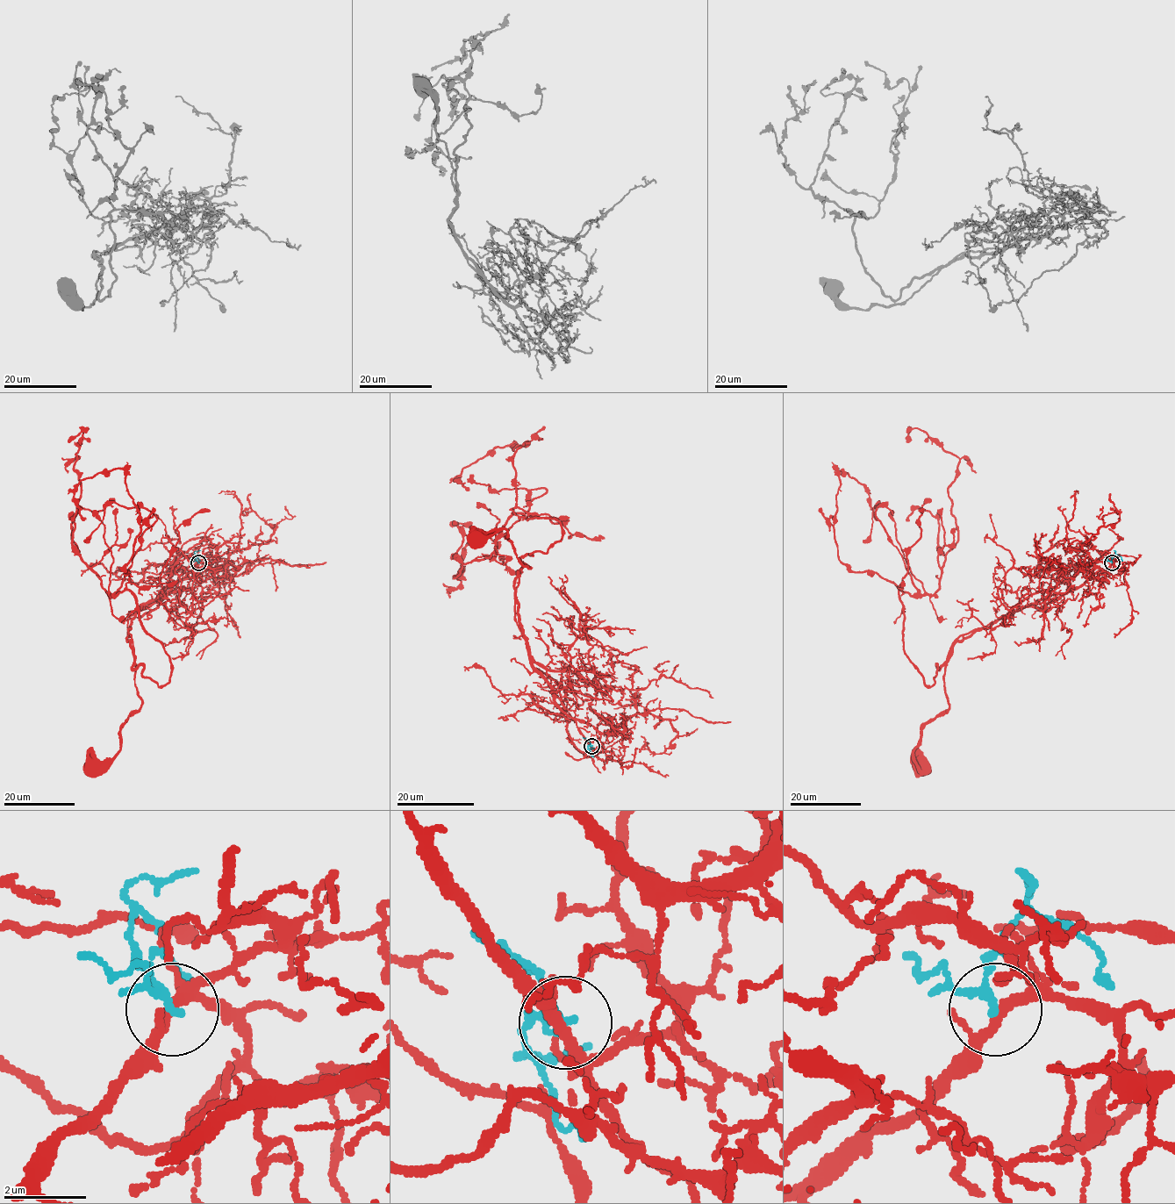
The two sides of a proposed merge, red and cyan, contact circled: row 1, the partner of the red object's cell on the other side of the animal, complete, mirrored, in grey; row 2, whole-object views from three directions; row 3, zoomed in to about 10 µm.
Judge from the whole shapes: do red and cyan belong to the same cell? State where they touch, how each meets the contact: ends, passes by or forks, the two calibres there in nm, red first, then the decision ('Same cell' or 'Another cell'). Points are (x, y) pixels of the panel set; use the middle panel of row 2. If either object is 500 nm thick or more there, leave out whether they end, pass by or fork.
Place: (591, 746). At the ring red forks. At the ring cyan passes by. Thickness 200 nm (red) against 160 nm. Another cell

